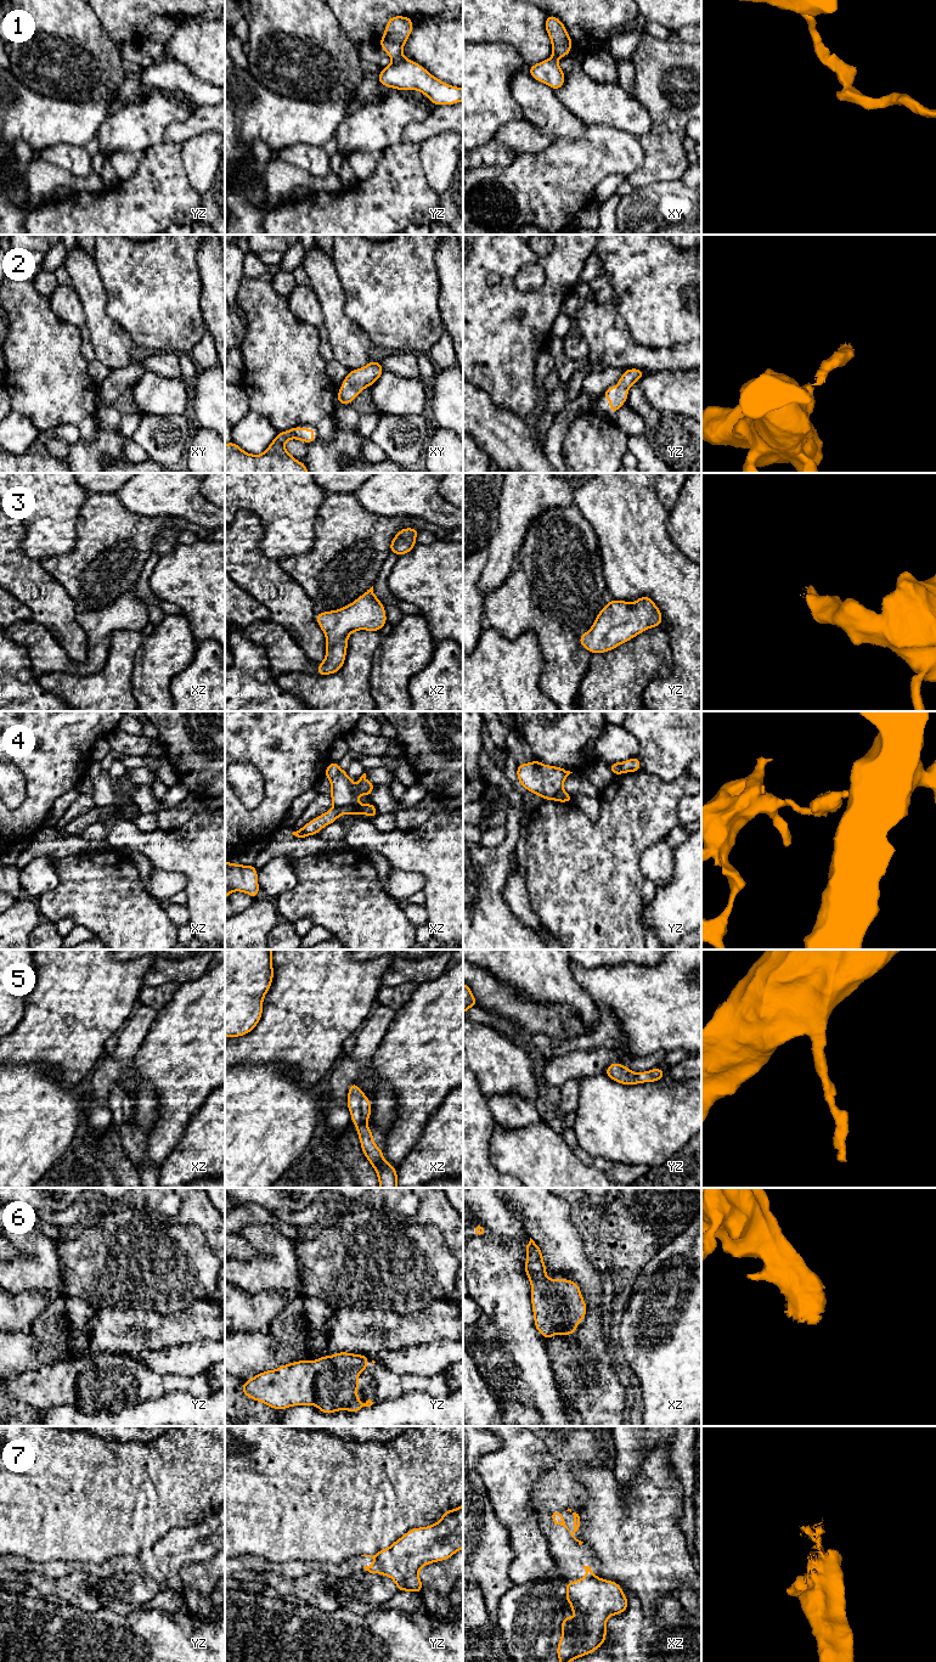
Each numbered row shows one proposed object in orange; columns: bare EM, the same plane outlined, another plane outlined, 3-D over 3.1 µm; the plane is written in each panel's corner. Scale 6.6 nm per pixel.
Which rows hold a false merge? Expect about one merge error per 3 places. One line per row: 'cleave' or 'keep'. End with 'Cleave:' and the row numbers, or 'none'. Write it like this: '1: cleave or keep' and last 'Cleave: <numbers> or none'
1: cleave
2: keep
3: keep
4: cleave
5: keep
6: keep
7: keep
Cleave: 1, 4

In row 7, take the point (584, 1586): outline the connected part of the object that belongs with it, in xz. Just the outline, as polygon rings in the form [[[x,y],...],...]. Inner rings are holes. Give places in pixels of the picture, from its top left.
[[[590,1566],[583,1568],[586,1574],[581,1579],[565,1582],[565,1600],[573,1604],[569,1611],[581,1615],[562,1618],[562,1638],[557,1645],[559,1662],[571,1662],[602,1647],[608,1618],[624,1613],[628,1606],[620,1584],[597,1577]]]

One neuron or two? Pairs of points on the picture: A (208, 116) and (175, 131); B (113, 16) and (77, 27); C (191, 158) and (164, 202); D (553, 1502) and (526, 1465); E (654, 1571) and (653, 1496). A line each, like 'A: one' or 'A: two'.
A: one
B: two
C: two
D: two
E: one

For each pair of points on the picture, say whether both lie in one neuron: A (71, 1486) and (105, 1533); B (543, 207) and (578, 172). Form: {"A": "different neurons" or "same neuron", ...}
{"A": "same neuron", "B": "same neuron"}

